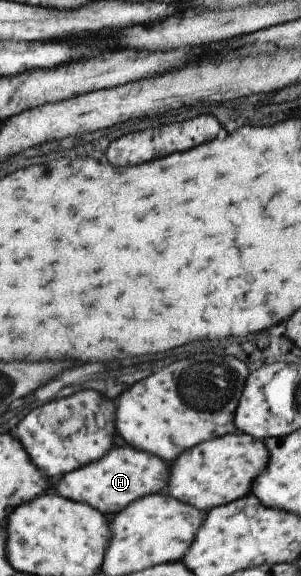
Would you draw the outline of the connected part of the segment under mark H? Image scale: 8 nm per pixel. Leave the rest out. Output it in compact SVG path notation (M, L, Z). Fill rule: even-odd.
M117 446L107 452L107 456L94 463L86 464L77 470L68 472L57 482L57 494L87 502L93 508L101 510L103 514L117 514L133 500L159 493L169 484L169 466L147 452L139 452L131 446Z

